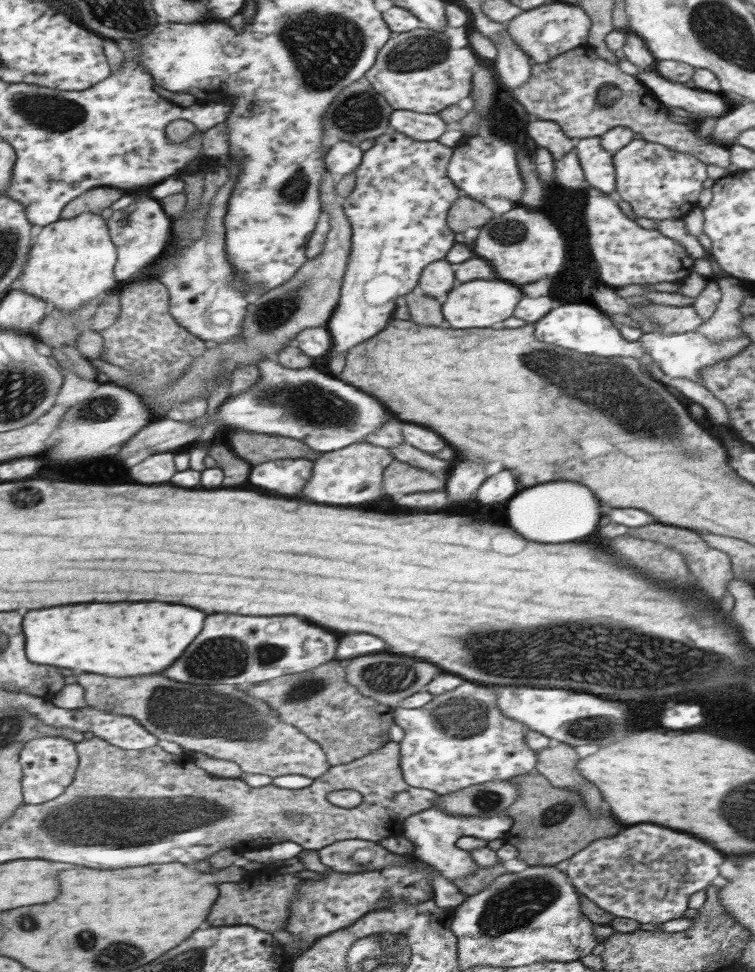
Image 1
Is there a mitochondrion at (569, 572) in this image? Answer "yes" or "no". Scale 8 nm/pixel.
no

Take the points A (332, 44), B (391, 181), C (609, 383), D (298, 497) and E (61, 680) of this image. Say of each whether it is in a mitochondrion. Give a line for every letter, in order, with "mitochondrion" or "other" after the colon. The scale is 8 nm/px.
A: mitochondrion
B: other
C: mitochondrion
D: other
E: other

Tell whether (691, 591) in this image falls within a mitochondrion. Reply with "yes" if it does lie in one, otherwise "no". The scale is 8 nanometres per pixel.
no

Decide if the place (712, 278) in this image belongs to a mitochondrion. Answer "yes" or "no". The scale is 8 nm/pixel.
no

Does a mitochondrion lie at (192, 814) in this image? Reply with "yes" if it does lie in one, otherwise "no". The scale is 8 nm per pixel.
yes

